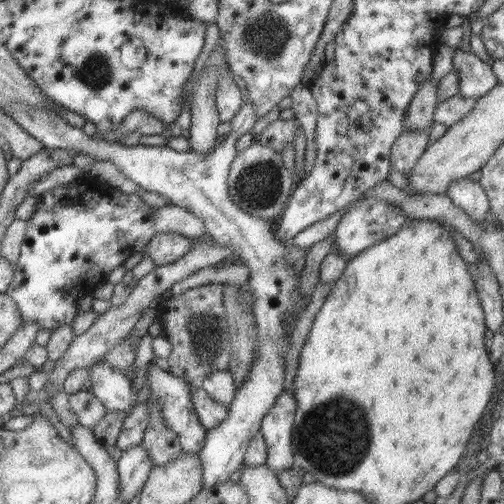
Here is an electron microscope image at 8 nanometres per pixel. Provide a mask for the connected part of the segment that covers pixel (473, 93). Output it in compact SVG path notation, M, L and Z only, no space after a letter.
M455 52L455 56L463 56L459 72L458 93L466 97L479 99L497 83L489 64L482 62L471 52Z

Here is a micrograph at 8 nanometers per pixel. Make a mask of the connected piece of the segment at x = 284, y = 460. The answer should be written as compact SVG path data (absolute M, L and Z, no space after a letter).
M281 391L260 422L260 431L266 444L266 465L276 474L283 469L288 472L294 462L290 438L295 409L292 393Z

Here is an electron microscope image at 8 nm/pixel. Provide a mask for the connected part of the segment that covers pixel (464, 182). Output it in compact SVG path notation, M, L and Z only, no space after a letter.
M477 176L458 178L452 181L443 193L452 200L457 208L479 223L484 221L487 213L491 213L486 194L478 183Z

